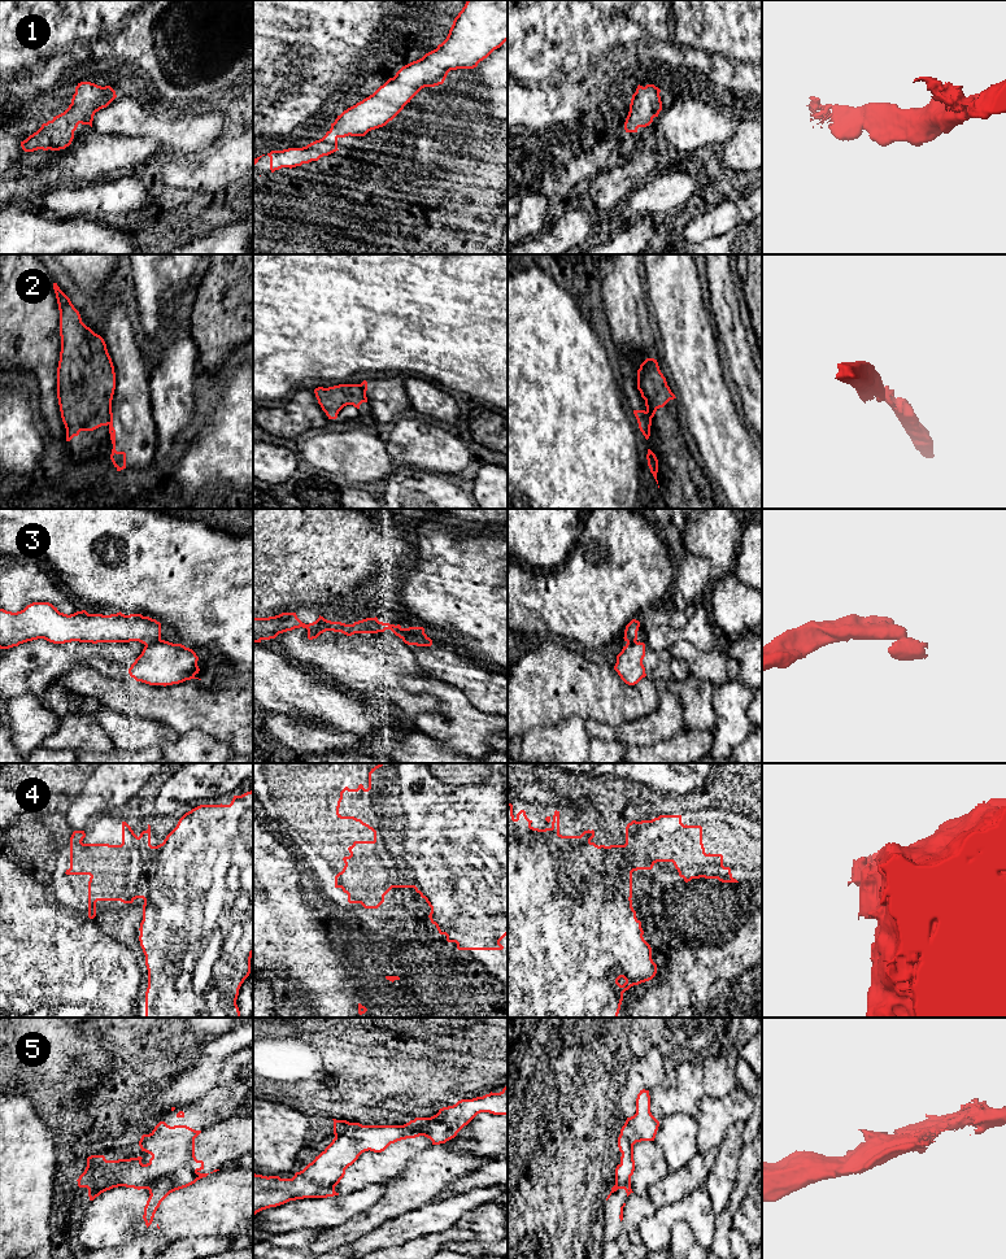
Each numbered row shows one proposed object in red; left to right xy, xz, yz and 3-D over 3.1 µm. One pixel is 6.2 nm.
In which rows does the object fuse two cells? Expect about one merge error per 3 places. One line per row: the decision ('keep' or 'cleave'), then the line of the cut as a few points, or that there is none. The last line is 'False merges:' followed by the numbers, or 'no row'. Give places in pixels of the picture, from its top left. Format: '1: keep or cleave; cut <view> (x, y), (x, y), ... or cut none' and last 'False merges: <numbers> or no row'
1: keep; cut none
2: cleave; cut xy (110, 412), (108, 423)
3: cleave; cut xy (160, 639), (146, 645)
4: cleave; cut yz (599, 846), (600, 875), (608, 848), (612, 891), (630, 898)
5: cleave; cut xy (142, 1168), (120, 1164), (100, 1173), (94, 1185)
False merges: 2, 3, 4, 5

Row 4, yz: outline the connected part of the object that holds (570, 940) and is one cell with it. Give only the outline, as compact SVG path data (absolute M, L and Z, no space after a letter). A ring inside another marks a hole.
M508 803L508 1018L618 1018L623 993L633 985L652 980L657 964L652 959L652 947L644 940L641 922L636 918L631 898L617 898L610 876L610 848L605 848L605 877L601 877L601 848L578 836L559 833L559 811L554 811L550 828L531 825L524 810L513 815Z

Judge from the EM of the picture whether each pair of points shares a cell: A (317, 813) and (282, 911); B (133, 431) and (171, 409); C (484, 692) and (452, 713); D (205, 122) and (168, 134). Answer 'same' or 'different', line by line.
A: different
B: different
C: different
D: same

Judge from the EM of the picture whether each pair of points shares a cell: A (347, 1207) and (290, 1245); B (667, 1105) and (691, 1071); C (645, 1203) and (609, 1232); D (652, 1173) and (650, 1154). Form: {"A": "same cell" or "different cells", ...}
{"A": "different cells", "B": "same cell", "C": "different cells", "D": "same cell"}

